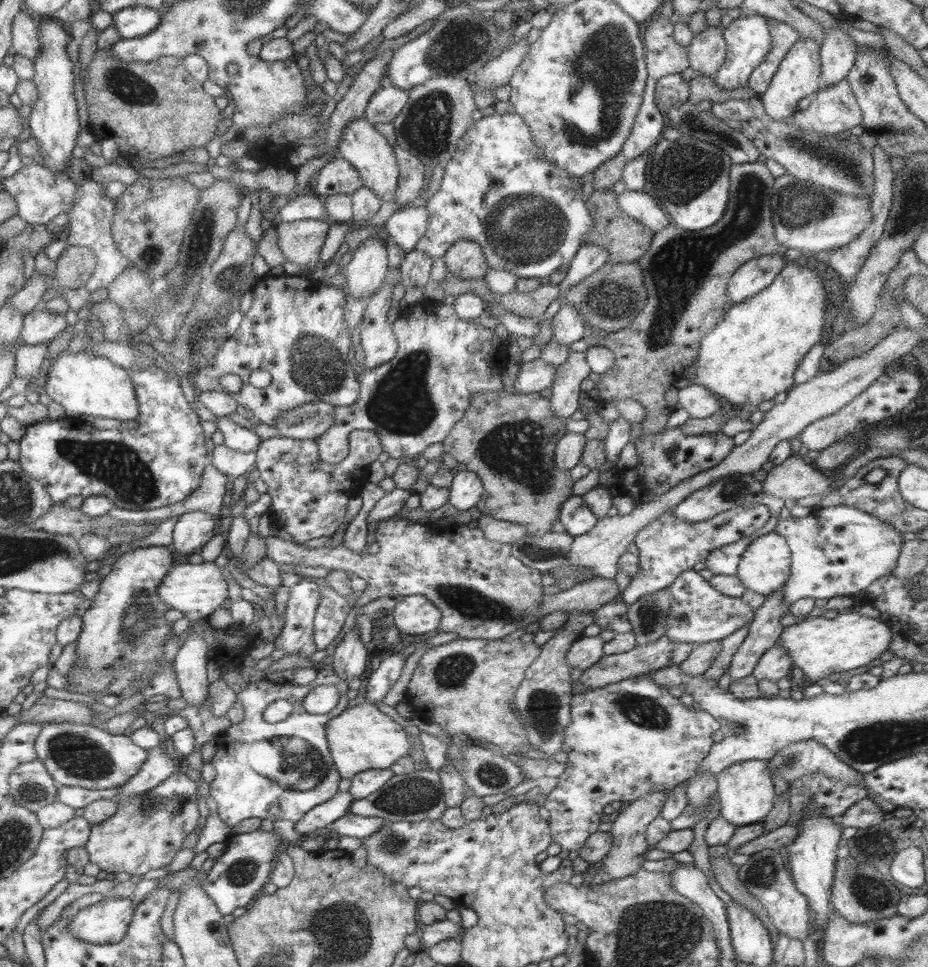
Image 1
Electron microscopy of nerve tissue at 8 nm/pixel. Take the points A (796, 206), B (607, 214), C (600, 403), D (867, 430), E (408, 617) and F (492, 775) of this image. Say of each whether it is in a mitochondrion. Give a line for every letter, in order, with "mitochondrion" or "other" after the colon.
A: mitochondrion
B: other
C: other
D: other
E: other
F: mitochondrion

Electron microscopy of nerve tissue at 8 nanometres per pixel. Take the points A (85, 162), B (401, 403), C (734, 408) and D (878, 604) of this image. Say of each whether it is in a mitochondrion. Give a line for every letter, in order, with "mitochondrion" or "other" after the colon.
A: other
B: mitochondrion
C: other
D: other

